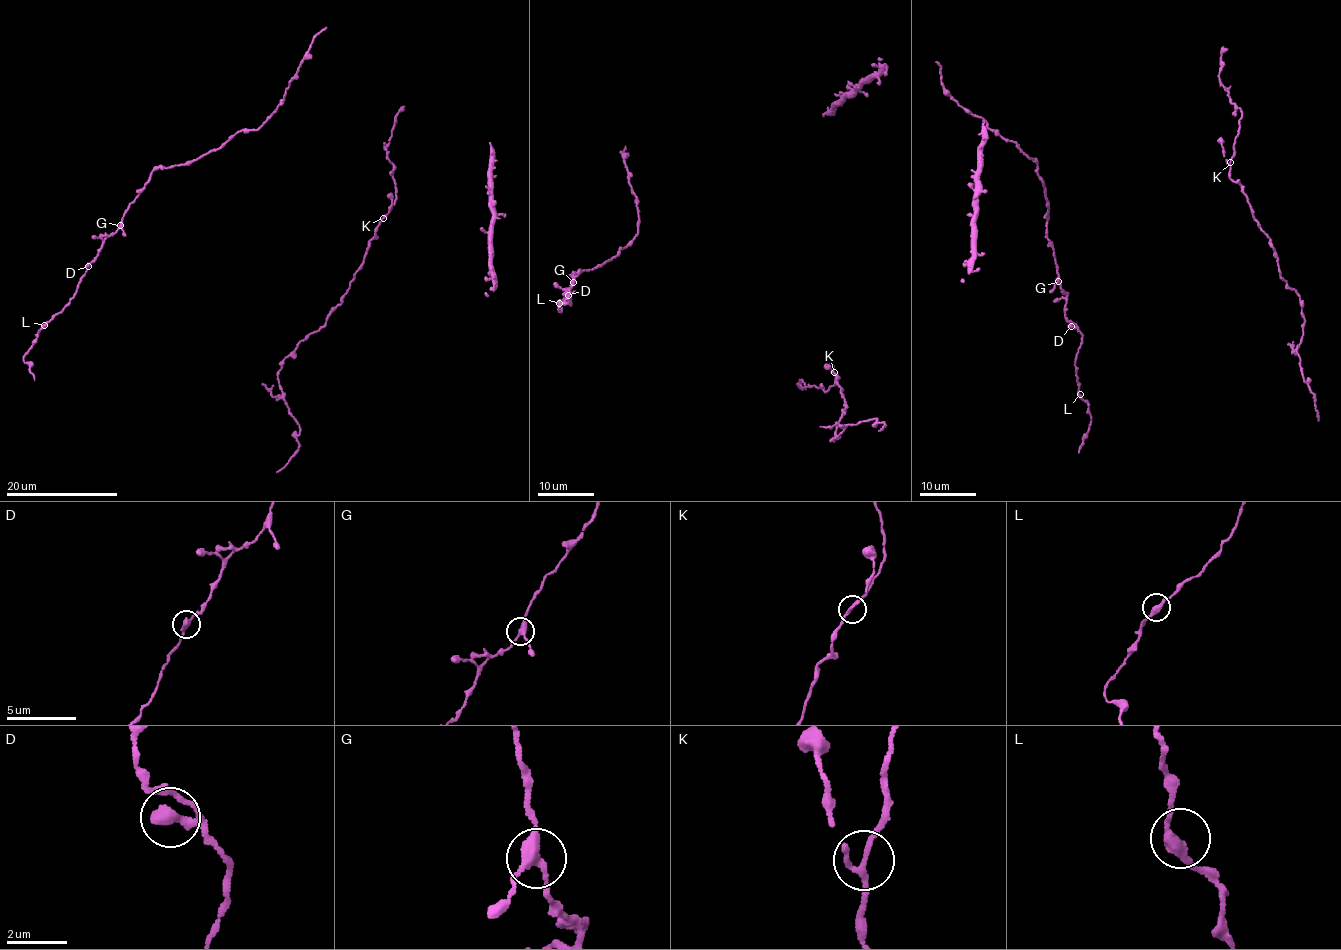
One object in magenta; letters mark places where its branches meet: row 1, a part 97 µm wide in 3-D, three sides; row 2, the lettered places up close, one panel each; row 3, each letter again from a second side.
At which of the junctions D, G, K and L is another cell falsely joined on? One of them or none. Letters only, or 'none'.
none

